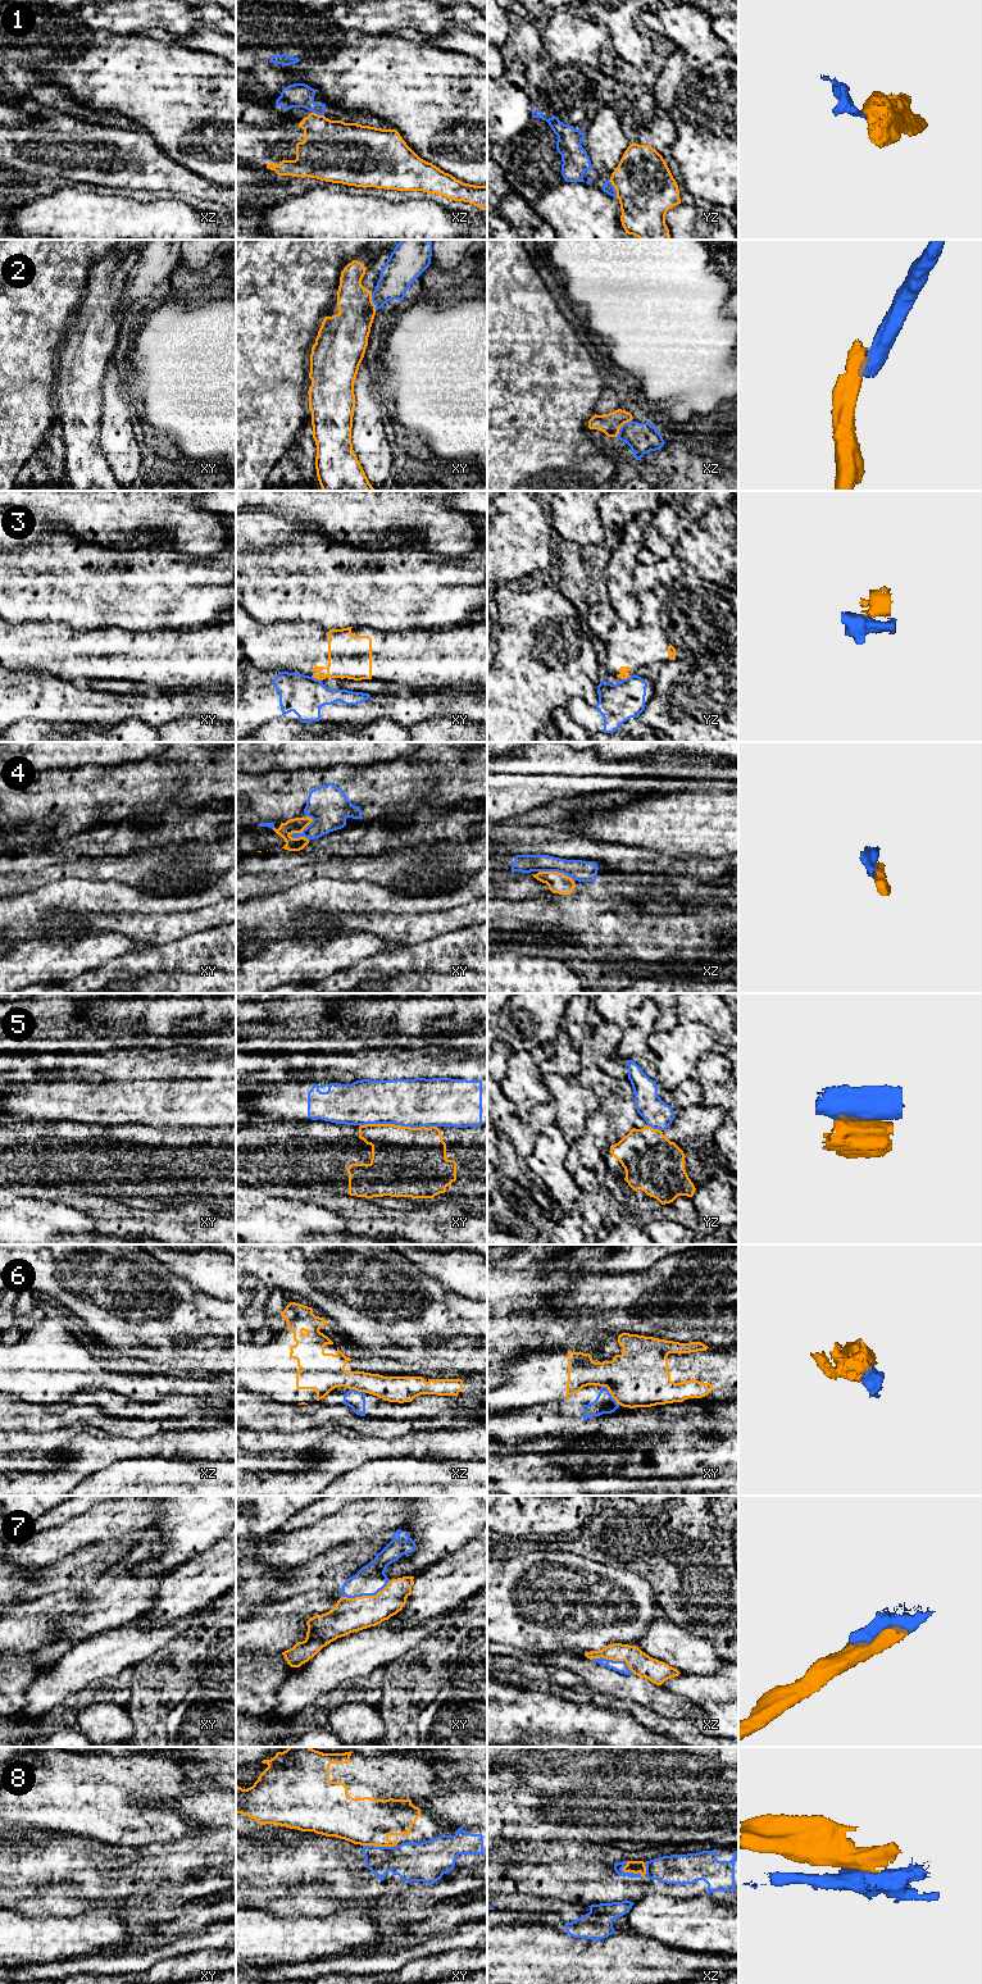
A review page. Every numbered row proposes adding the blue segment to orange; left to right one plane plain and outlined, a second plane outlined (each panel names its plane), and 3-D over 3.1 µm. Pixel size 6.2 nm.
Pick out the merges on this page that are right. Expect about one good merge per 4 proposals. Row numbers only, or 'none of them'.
7

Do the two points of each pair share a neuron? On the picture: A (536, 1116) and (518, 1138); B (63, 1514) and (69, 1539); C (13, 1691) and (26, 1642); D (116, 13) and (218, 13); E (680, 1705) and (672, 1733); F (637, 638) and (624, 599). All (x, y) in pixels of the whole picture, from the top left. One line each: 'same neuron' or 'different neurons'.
A: same neuron
B: different neurons
C: different neurons
D: same neuron
E: different neurons
F: different neurons

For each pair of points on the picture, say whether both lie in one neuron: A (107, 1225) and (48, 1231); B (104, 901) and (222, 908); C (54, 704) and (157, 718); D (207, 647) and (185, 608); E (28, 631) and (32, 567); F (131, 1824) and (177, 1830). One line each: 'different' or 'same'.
A: different
B: different
C: same
D: different
E: different
F: same

